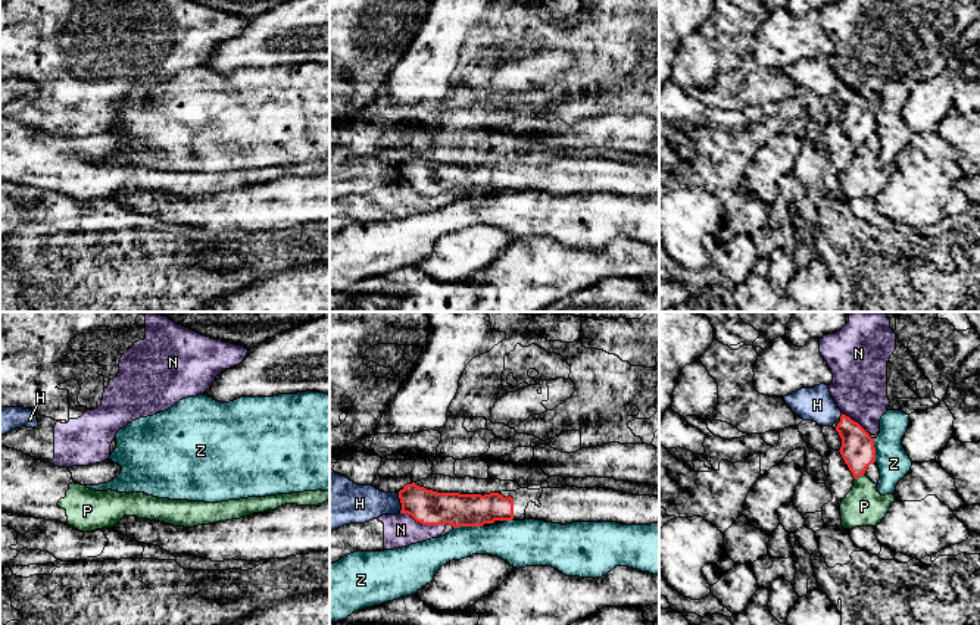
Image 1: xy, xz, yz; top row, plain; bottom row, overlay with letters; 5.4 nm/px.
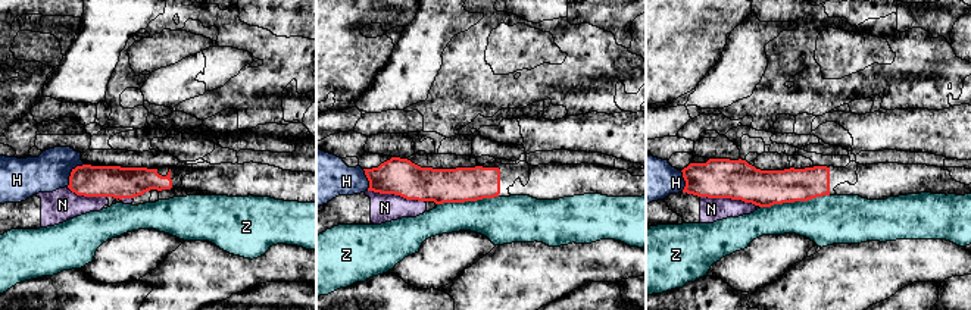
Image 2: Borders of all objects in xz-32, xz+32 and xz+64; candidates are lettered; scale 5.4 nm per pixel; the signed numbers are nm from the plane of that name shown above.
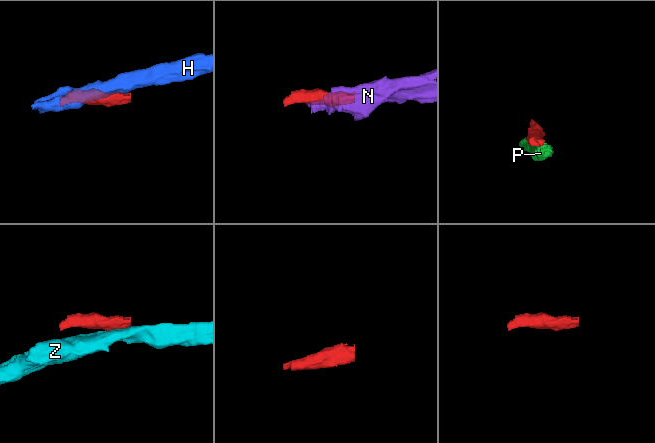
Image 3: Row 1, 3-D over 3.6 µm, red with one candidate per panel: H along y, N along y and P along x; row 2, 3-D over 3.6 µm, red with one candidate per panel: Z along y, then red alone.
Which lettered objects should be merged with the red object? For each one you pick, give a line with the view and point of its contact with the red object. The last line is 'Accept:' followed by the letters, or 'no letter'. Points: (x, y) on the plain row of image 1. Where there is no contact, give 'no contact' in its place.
Accept: no letter

